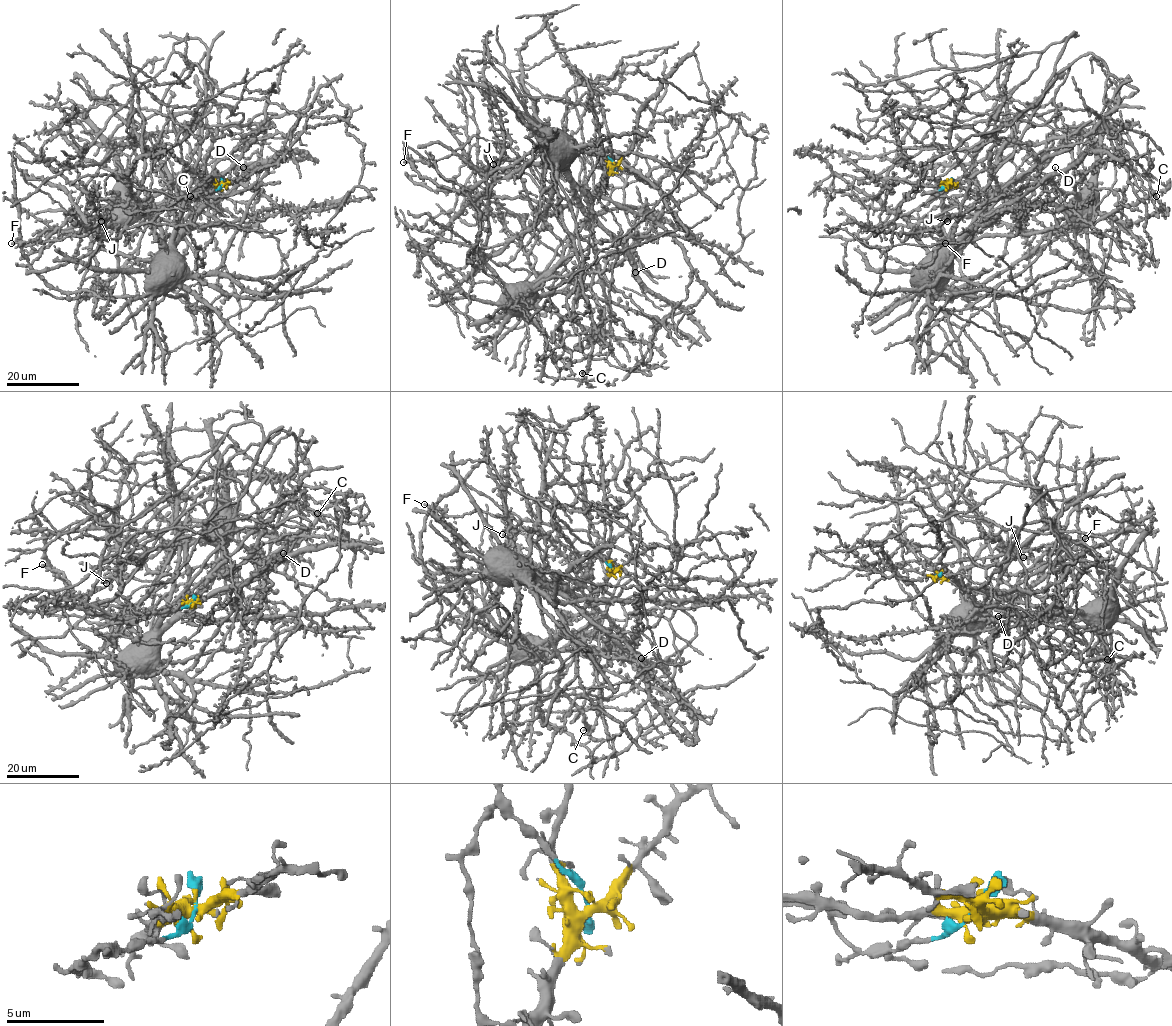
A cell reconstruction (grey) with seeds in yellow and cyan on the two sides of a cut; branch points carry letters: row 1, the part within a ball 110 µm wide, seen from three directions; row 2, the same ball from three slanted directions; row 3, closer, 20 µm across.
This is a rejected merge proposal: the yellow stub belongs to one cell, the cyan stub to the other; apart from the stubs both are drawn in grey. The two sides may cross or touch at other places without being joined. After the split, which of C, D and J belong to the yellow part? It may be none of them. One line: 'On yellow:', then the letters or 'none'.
On yellow: J

